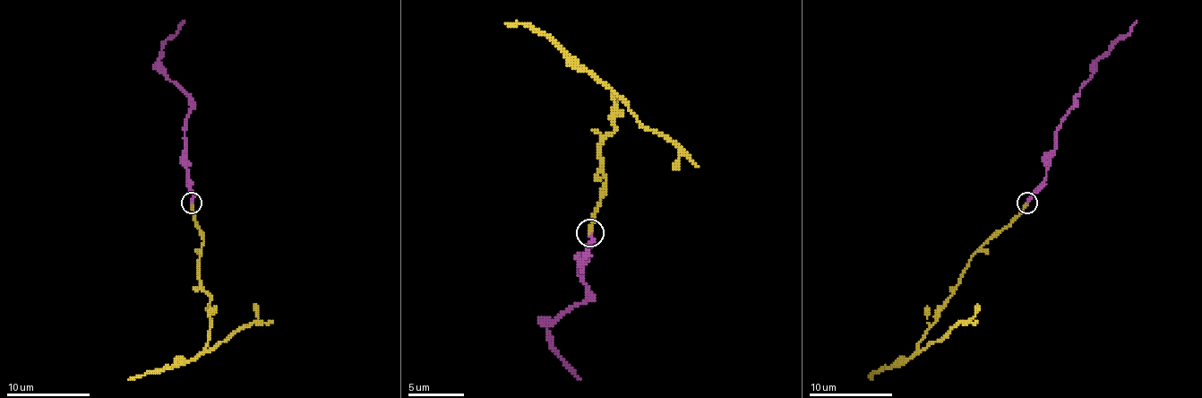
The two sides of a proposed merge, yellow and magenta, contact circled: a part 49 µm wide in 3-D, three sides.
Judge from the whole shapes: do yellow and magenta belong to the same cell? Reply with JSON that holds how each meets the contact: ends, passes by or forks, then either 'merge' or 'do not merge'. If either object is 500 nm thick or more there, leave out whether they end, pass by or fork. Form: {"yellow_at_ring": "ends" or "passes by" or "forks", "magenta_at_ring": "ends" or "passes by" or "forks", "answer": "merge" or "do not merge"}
{"yellow_at_ring": "ends", "magenta_at_ring": "ends", "answer": "do not merge"}

